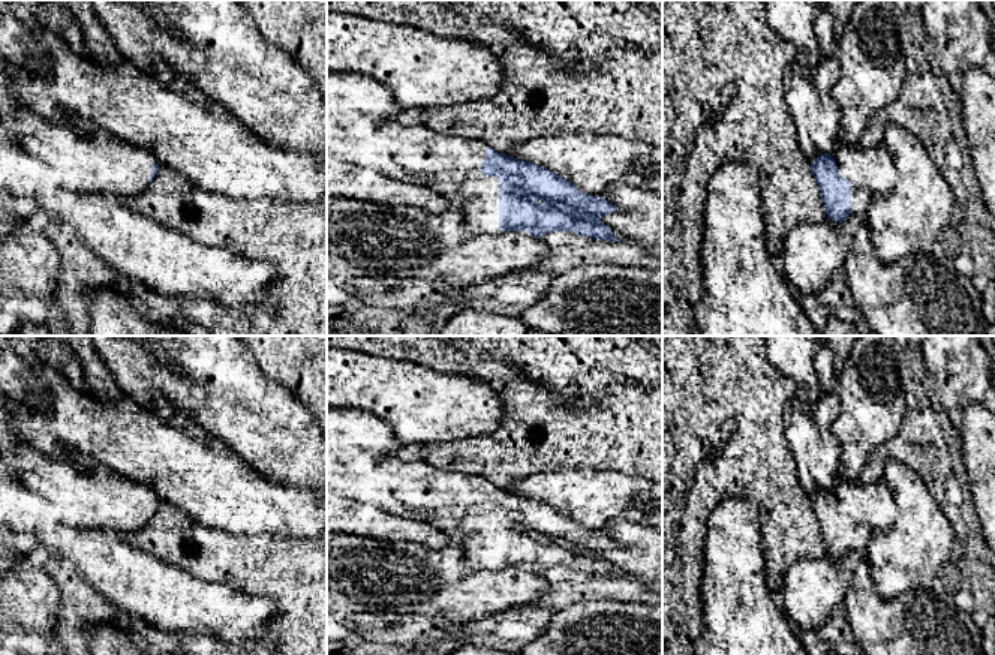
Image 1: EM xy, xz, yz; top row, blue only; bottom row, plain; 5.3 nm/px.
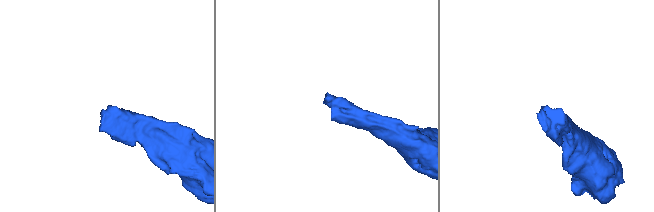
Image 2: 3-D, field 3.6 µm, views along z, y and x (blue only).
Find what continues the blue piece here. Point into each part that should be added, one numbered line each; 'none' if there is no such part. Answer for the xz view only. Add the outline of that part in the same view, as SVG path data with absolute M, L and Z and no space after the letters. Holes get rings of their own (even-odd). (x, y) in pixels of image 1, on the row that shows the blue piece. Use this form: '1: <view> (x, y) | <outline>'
1: xz (421, 152) | M384 121L379 133L394 144L394 159L409 174L432 177L454 169L474 171L487 157L487 144L474 138L442 135L424 124Z

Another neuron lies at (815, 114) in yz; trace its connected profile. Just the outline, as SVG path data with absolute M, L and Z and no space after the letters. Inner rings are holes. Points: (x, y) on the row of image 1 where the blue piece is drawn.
M800 54L788 61L784 75L785 103L791 112L800 153L812 160L818 153L832 151L841 130L841 106L832 90L841 78L835 57L820 60L811 67Z

